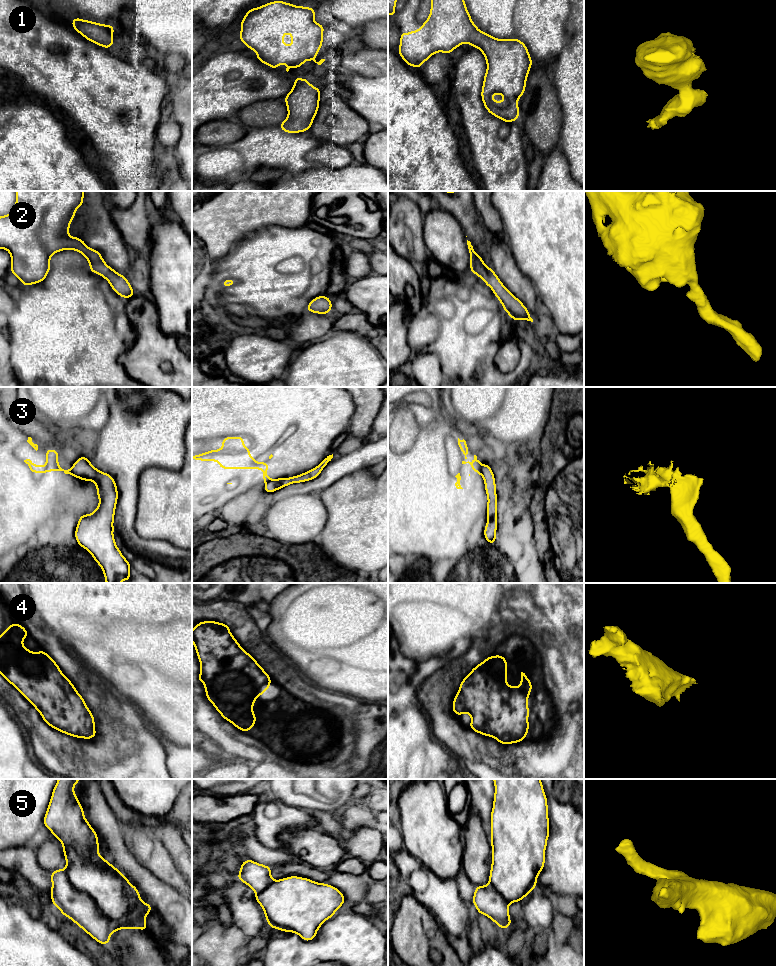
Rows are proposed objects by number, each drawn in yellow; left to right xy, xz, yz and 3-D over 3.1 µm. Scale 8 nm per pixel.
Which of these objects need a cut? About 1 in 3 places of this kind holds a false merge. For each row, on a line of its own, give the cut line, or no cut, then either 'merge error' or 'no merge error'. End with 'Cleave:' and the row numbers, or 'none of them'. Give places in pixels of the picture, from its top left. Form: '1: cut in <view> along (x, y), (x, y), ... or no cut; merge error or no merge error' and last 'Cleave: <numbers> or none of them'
1: no cut; no merge error
2: no cut; no merge error
3: cut in yz along (480, 465), (482, 474); merge error
4: no cut; no merge error
5: cut in xy along (63, 869), (69, 882), (94, 901), (108, 920), (112, 932); merge error
Cleave: 3, 5

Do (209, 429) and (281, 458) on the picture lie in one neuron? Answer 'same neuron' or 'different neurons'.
same neuron

